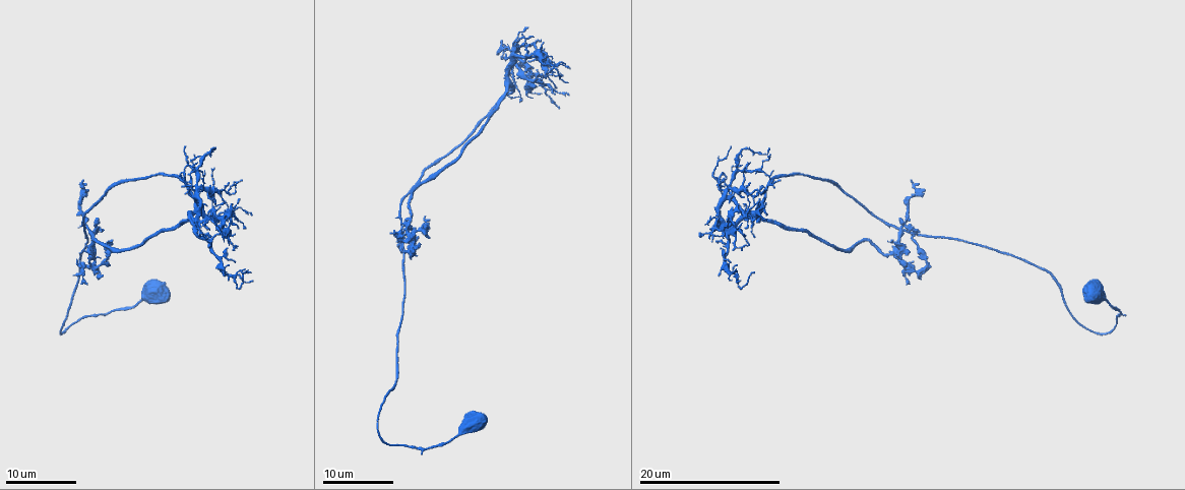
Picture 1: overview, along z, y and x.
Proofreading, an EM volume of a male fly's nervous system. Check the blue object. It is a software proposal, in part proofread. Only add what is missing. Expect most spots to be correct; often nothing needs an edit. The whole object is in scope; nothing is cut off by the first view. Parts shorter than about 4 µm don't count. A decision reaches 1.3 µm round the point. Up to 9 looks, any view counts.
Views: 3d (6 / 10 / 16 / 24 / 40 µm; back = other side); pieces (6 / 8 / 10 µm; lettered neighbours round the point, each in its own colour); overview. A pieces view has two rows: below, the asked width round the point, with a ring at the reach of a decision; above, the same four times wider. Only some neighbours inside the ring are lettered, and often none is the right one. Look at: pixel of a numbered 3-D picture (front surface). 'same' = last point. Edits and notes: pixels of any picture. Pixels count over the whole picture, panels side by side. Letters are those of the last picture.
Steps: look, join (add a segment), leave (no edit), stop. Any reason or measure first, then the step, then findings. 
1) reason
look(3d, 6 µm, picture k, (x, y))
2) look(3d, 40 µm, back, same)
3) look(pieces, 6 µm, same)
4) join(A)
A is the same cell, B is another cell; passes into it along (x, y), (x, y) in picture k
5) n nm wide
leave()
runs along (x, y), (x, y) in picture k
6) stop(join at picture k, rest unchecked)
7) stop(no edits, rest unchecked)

thin end
look(pieces, 6 µm, picture 1, (522, 100))

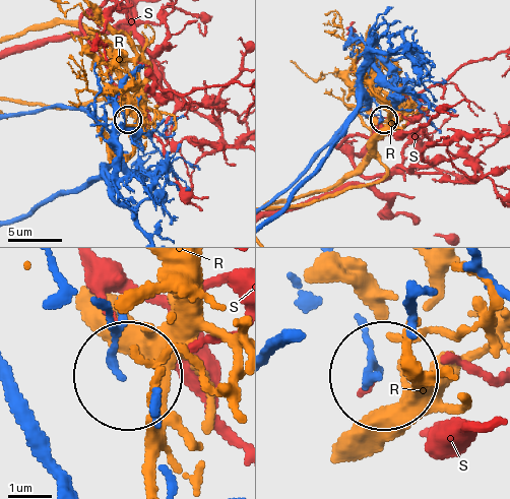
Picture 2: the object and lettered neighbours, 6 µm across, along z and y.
leave()
R and S are other cells; runs along (99, 308), (124, 377) in picture 2; no lettered segment goes on from it

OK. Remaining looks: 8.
branch stops here
look(pieces, 6 µm, picture 1, (899, 218))

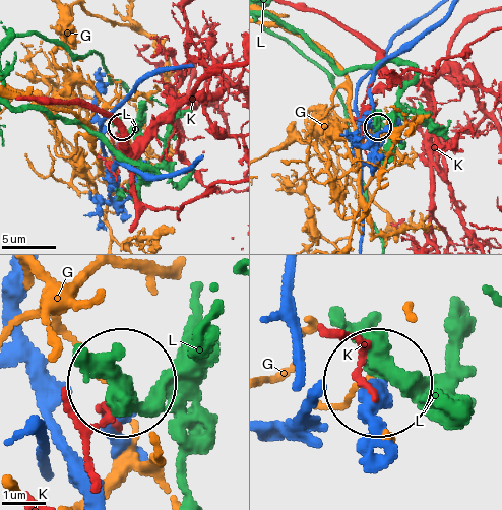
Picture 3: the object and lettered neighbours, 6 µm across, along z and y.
leave()
G, K and L are other cells; none of them fits

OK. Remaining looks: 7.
free end
look(pieces, 8 µm, picture 1, (910, 181))

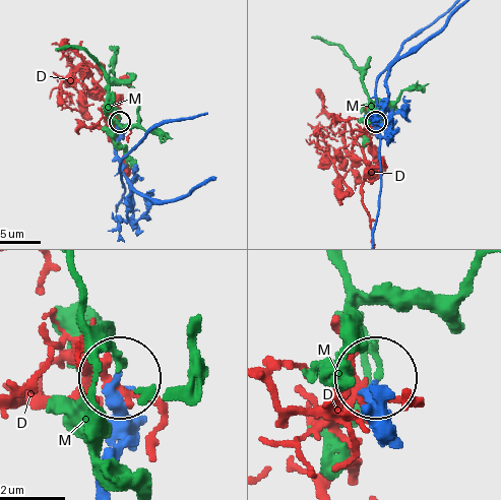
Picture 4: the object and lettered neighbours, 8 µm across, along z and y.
240 nm wide
leave()
D and M are other cells; no lettered segment goes on from it

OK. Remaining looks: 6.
thin end
look(pieces, 8 µm, picture 1, (769, 148))

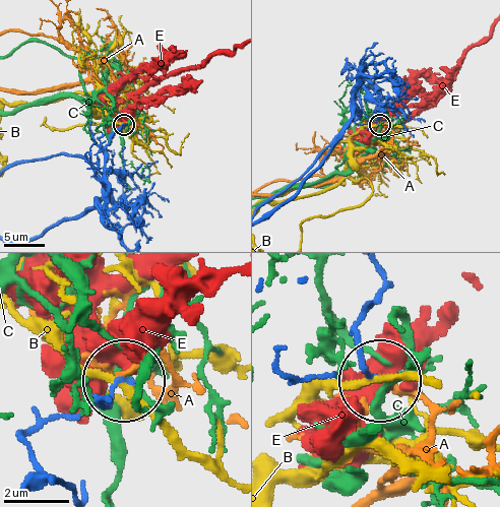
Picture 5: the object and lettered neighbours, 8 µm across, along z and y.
leave()
A, B, C and E are other cells; runs along (380, 275), (383, 292), (361, 325), (361, 358), (375, 379) in picture 5; no lettered segment goes on from it

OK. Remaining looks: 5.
stop(no edits, rest unchecked)

